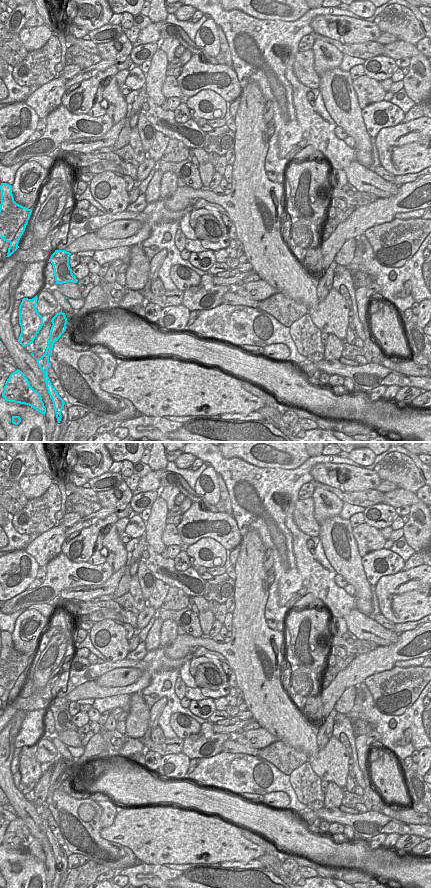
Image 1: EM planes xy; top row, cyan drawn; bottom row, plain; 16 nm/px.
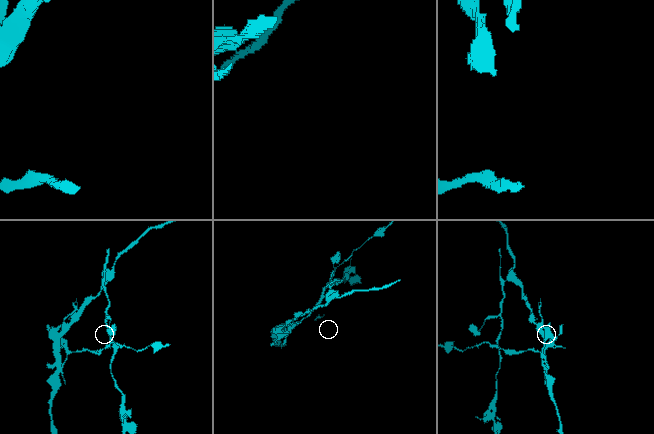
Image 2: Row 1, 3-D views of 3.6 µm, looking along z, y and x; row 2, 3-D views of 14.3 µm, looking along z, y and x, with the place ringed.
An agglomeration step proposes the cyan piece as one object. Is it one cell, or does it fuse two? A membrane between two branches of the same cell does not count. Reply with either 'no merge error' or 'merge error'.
merge error

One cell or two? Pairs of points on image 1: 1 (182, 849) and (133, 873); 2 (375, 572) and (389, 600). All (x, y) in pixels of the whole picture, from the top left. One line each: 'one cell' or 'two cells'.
1: two cells
2: two cells

